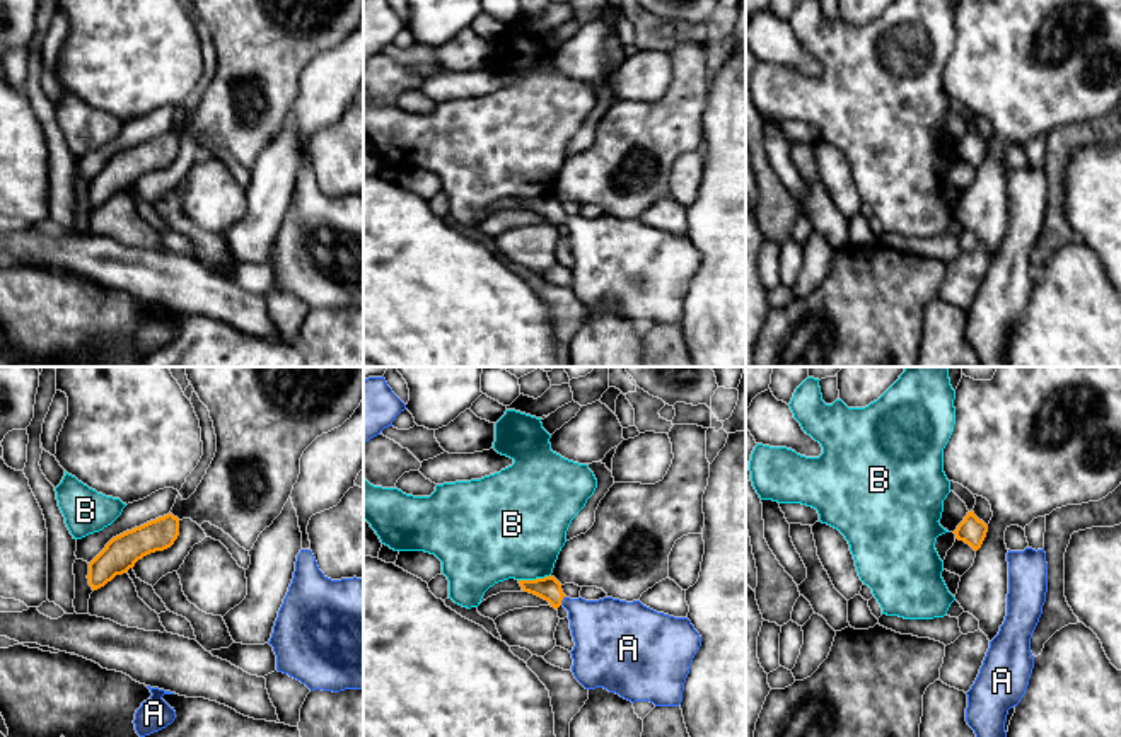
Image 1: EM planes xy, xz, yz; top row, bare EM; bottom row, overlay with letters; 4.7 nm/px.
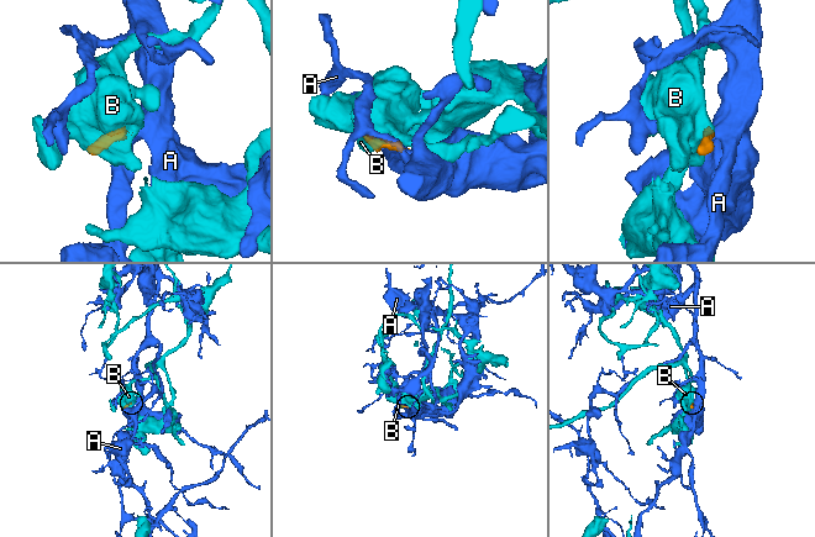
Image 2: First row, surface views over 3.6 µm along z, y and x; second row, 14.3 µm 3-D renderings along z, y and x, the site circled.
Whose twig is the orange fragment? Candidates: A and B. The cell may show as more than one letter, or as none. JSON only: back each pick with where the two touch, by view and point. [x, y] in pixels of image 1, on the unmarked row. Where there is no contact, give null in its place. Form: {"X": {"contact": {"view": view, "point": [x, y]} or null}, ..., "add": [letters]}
{"A": {"contact": {"view": "xz", "point": [562, 217]}}, "add": ["A"]}

